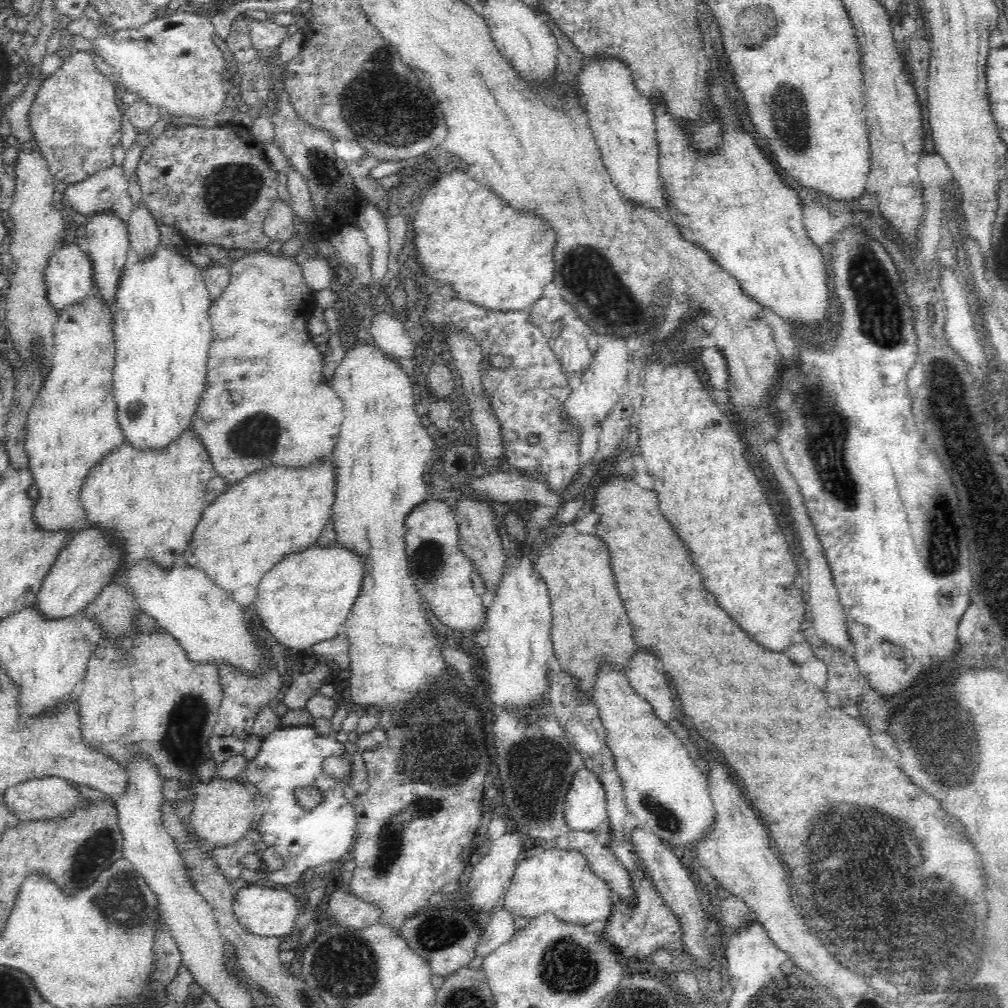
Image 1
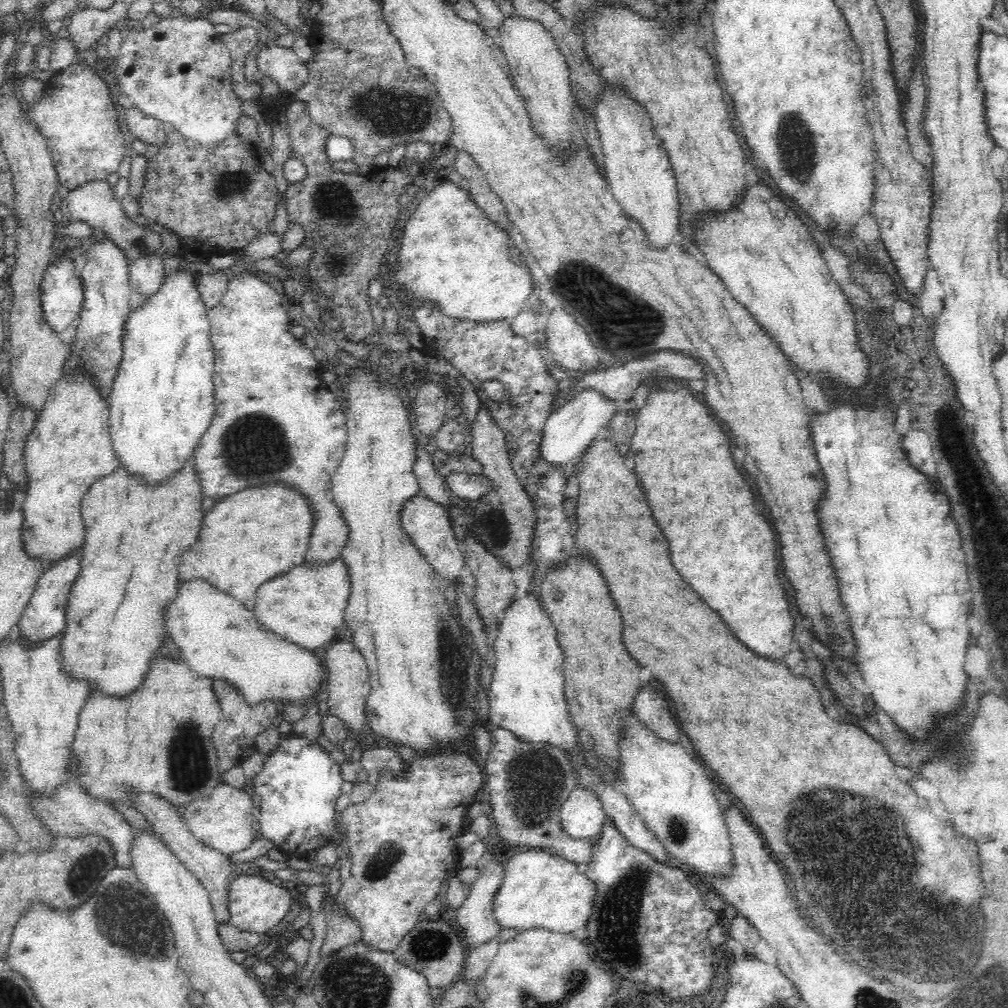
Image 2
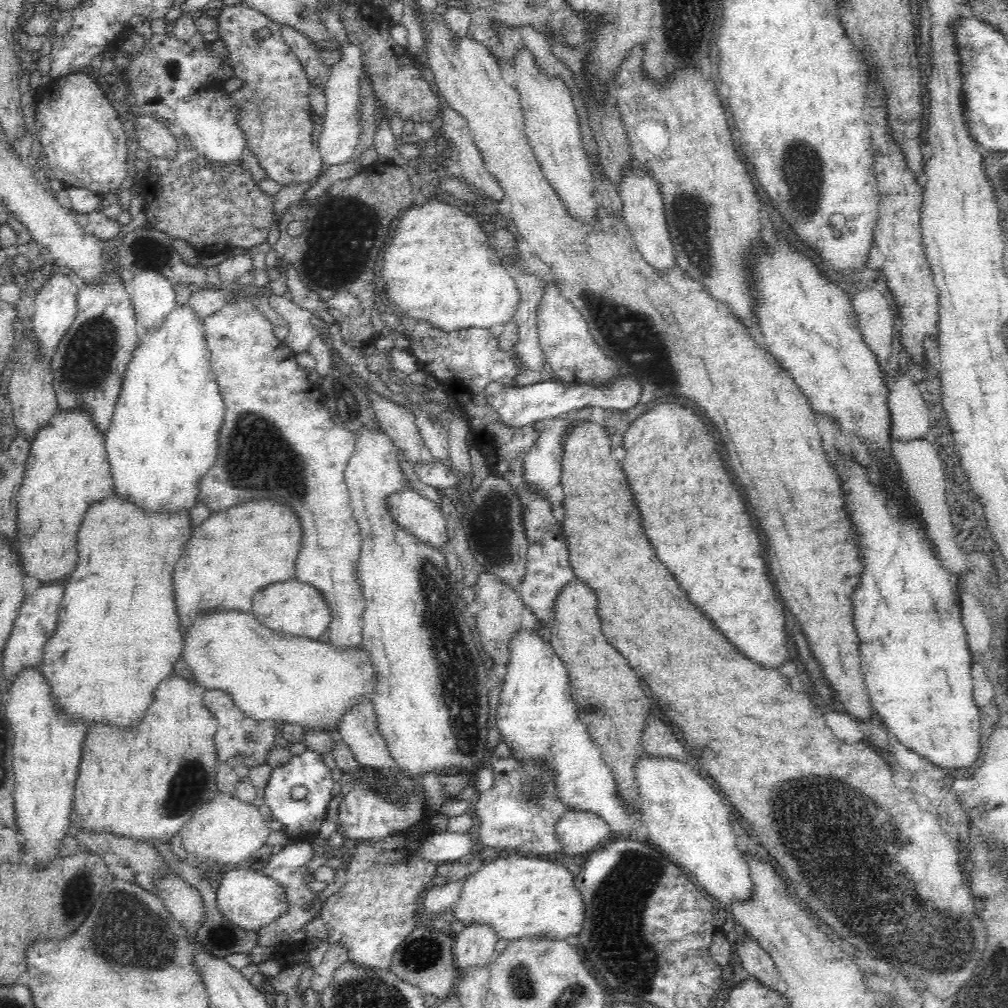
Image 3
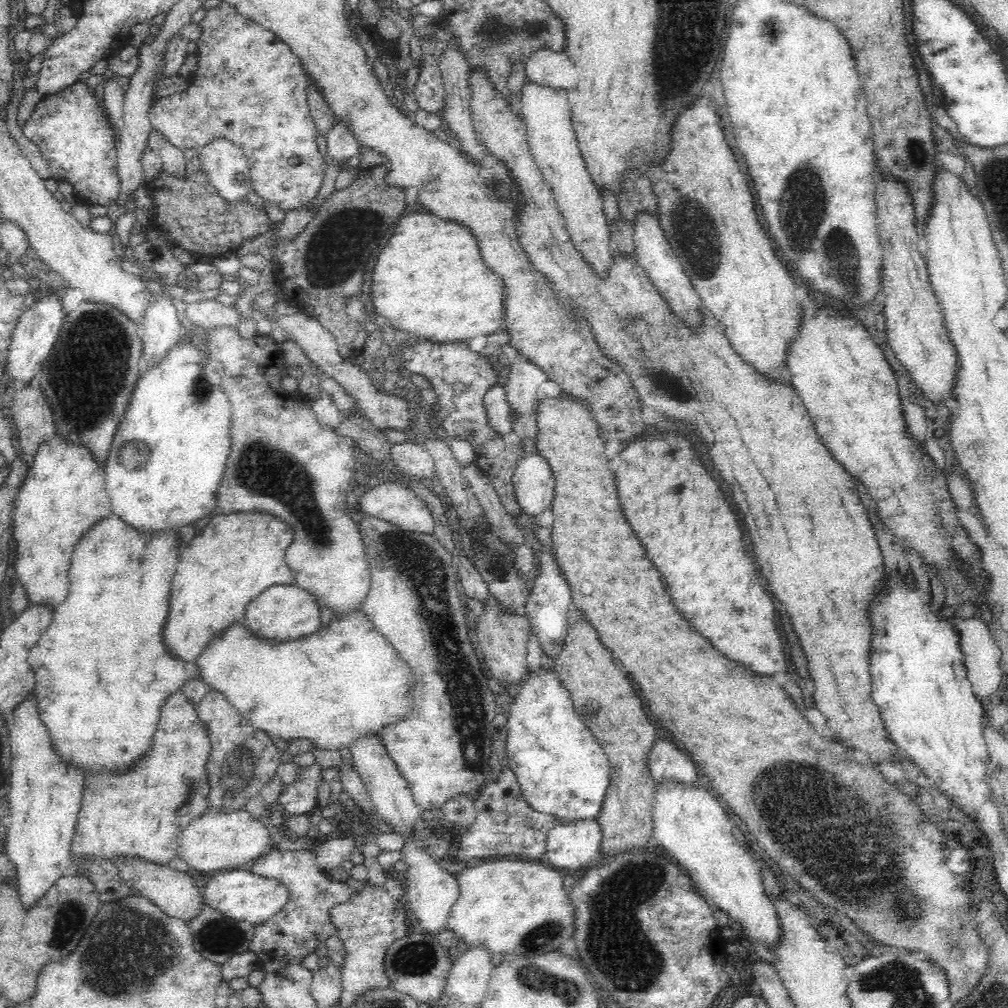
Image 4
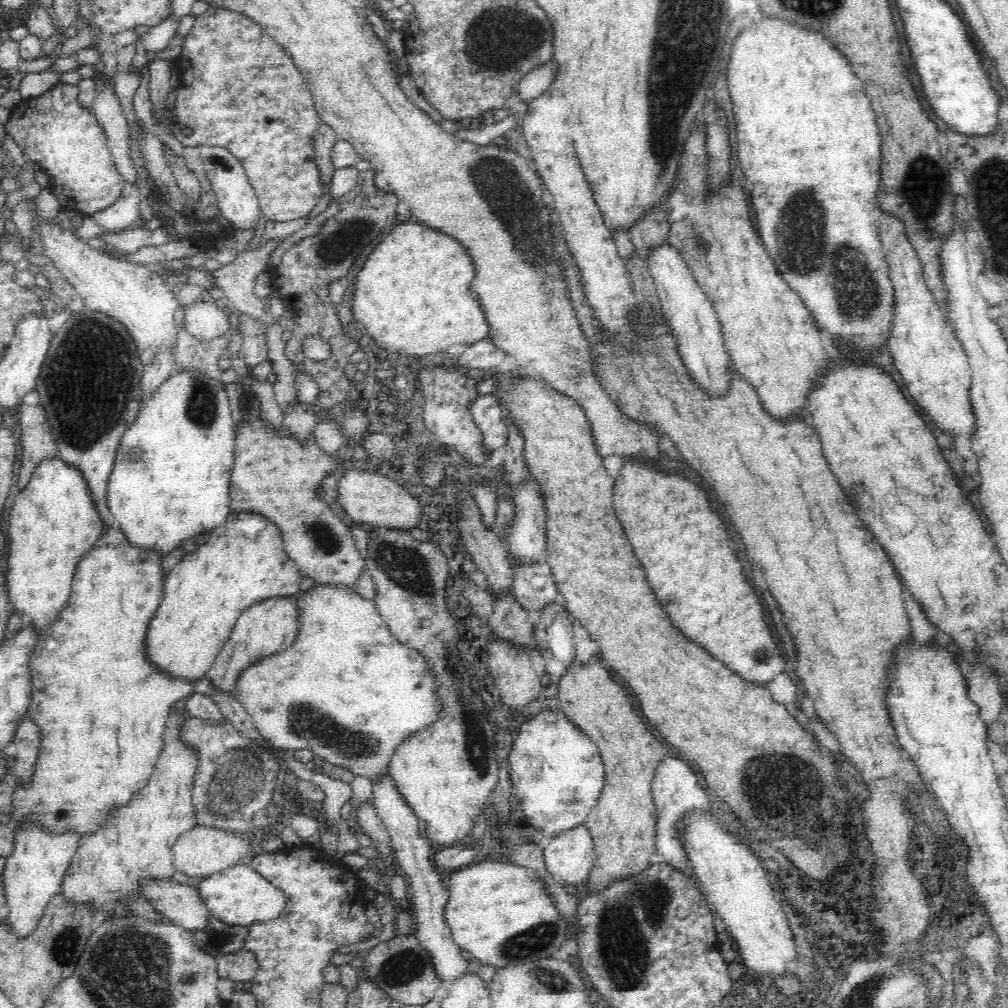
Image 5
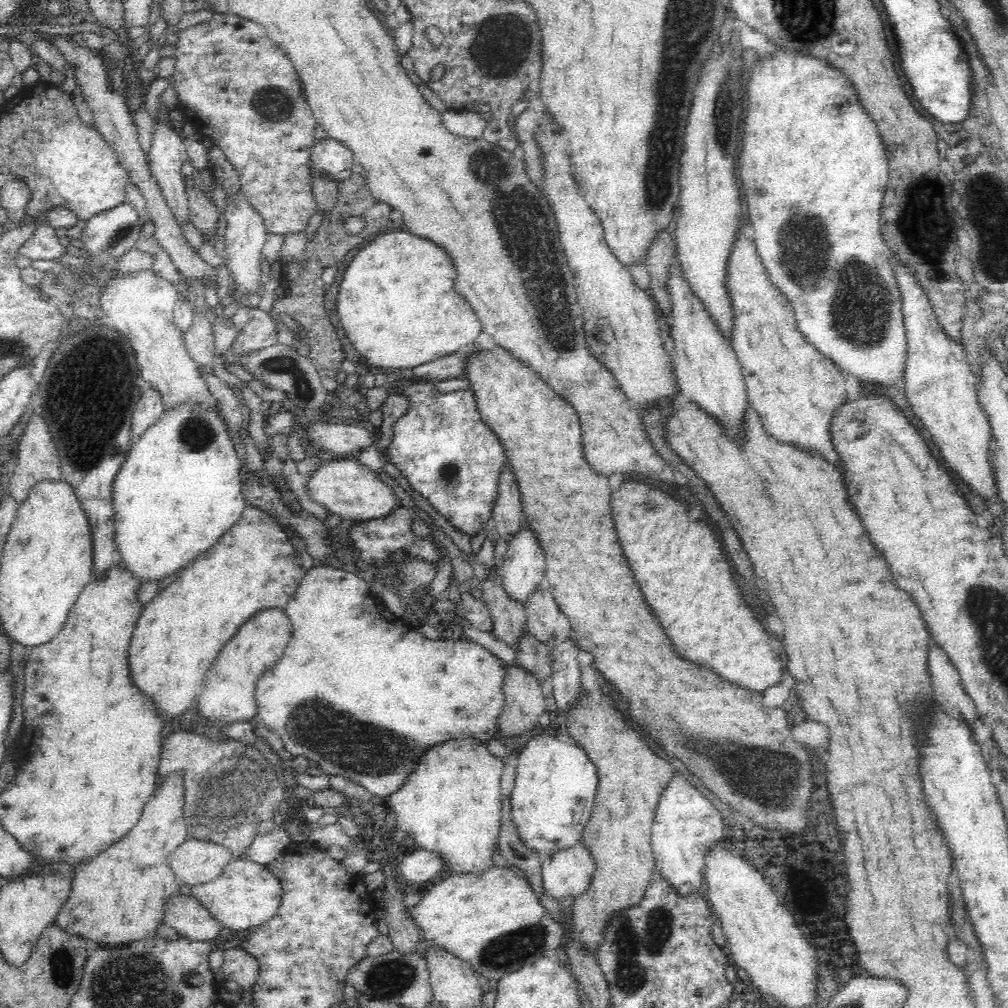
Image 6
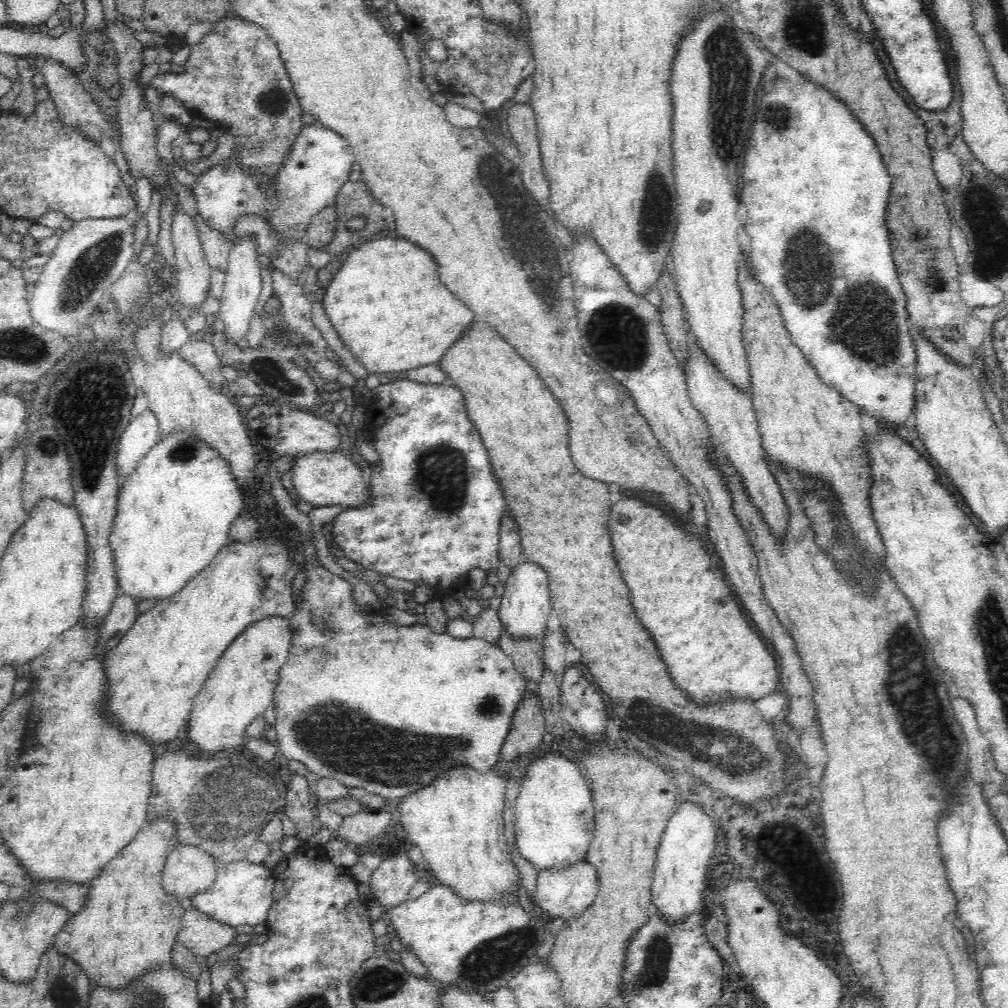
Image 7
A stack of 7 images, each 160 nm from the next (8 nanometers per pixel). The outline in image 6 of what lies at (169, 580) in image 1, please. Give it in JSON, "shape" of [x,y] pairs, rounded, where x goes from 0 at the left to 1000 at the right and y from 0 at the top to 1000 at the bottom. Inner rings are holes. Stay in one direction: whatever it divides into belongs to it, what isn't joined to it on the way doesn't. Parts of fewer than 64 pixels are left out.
{"shape":[[[310,562],[303,567],[300,579],[292,587],[283,601],[284,609],[291,621],[288,637],[285,639],[279,654],[262,666],[253,679],[251,693],[254,699],[254,714],[264,718],[268,726],[272,726],[280,733],[281,742],[286,752],[300,749],[306,754],[312,754],[317,760],[318,768],[335,768],[355,776],[370,793],[382,795],[403,772],[408,760],[418,749],[418,746],[435,735],[444,734],[446,731],[461,731],[470,729],[480,735],[494,731],[494,709],[497,705],[499,690],[496,678],[499,672],[499,657],[486,649],[479,641],[468,635],[444,635],[444,633],[431,633],[423,635],[421,631],[404,625],[400,616],[368,591],[364,585],[365,579],[355,573],[348,564],[328,562]]]}

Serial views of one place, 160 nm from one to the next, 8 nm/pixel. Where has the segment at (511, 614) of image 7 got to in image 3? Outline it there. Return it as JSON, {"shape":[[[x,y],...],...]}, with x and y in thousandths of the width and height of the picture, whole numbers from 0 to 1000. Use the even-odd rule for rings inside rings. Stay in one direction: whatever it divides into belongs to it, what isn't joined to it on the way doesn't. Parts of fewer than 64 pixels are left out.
{"shape":[[[577,404],[570,408],[565,408],[560,415],[552,414],[552,417],[548,417],[548,421],[541,427],[536,429],[534,436],[529,440],[529,444],[526,444],[521,457],[521,474],[522,477],[530,481],[534,485],[540,485],[545,488],[546,494],[548,494],[548,506],[550,506],[550,514],[558,519],[558,514],[562,511],[561,506],[561,491],[558,484],[558,458],[561,450],[561,439],[564,435],[564,432],[571,426],[574,421],[580,420],[581,417],[585,417],[587,413],[587,407],[589,404]]]}

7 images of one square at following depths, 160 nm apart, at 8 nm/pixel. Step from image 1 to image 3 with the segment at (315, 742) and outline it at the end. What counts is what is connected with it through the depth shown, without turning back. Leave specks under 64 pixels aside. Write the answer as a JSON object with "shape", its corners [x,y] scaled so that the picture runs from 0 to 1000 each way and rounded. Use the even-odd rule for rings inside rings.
{"shape":[[[304,743],[296,750],[288,749],[281,757],[270,761],[266,776],[262,783],[261,796],[266,800],[270,814],[278,815],[282,827],[294,837],[308,835],[315,830],[317,819],[323,814],[323,802],[329,794],[329,765],[321,758],[319,749],[313,745]],[[294,780],[304,782],[304,790],[299,794],[290,792],[290,784]]]}

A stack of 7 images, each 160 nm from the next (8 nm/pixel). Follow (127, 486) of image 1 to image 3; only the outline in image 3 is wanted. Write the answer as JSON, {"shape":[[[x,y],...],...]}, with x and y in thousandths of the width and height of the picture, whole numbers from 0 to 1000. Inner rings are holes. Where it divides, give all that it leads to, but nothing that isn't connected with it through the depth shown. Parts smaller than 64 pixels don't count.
{"shape":[[[116,488],[89,500],[76,530],[79,556],[68,571],[57,623],[46,637],[40,660],[52,679],[54,694],[67,709],[81,712],[86,720],[99,716],[115,716],[121,721],[137,718],[151,694],[155,679],[171,669],[172,659],[182,644],[172,572],[190,526],[192,522],[185,504],[175,508],[146,508]]]}

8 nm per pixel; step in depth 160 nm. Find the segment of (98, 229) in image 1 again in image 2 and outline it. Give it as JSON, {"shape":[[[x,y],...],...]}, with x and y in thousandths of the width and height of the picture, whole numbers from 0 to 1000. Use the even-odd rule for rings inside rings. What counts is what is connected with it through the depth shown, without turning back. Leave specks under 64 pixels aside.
{"shape":[[[109,235],[103,236],[103,238],[87,239],[86,241],[91,241],[91,243],[83,243],[84,250],[82,254],[84,254],[85,259],[80,270],[83,298],[75,319],[75,331],[72,334],[72,340],[68,343],[71,349],[68,349],[64,356],[63,365],[64,365],[64,369],[69,369],[71,364],[88,365],[88,369],[92,369],[96,373],[96,381],[101,386],[101,392],[107,395],[117,362],[121,357],[122,323],[129,301],[132,300],[132,291],[128,287],[128,260],[125,257],[123,247],[117,245]]]}

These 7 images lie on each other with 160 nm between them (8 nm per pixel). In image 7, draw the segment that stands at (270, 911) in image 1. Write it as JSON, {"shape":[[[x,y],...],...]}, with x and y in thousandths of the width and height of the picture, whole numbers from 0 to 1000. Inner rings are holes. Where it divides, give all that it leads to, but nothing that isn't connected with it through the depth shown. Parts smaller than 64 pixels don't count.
{"shape":[[[246,852],[216,858],[214,871],[208,881],[195,885],[188,891],[189,897],[211,913],[232,922],[238,918],[255,920],[264,916],[266,904],[272,895],[272,871],[271,863],[258,857],[250,857]]]}

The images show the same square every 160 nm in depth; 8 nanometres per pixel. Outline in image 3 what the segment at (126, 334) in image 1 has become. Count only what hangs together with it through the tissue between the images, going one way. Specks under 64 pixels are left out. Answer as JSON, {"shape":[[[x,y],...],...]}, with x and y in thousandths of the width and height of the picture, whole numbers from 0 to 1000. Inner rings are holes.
{"shape":[[[174,302],[156,322],[138,327],[135,343],[125,360],[112,414],[104,431],[104,446],[116,490],[146,508],[190,506],[197,495],[195,478],[208,466],[216,450],[216,429],[223,414],[223,401],[210,369],[201,323],[201,316],[188,302]]]}

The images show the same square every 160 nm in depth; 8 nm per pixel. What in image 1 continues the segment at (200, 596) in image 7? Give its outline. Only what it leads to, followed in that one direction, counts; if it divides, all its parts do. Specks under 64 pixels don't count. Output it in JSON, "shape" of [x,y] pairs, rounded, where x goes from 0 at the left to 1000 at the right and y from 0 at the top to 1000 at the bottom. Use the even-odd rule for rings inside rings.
{"shape":[[[325,452],[313,453],[302,464],[264,462],[246,470],[201,506],[179,557],[200,565],[238,601],[250,601],[260,571],[282,550],[299,547],[317,534],[328,516],[334,471]]]}

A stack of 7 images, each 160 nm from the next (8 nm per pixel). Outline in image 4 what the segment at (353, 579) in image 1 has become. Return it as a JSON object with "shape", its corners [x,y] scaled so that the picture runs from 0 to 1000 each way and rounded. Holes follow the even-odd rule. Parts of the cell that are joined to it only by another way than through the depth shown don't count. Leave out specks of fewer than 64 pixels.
{"shape":[[[272,580],[263,583],[246,599],[242,619],[264,634],[287,636],[308,631],[318,623],[317,601],[314,593],[304,584],[290,580]]]}

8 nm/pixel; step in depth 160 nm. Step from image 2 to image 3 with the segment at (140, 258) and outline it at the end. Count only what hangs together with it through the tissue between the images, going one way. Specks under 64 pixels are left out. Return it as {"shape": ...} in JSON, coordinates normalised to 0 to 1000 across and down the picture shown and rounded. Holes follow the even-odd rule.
{"shape":[[[153,268],[134,272],[127,283],[138,326],[153,324],[175,302],[171,281]]]}

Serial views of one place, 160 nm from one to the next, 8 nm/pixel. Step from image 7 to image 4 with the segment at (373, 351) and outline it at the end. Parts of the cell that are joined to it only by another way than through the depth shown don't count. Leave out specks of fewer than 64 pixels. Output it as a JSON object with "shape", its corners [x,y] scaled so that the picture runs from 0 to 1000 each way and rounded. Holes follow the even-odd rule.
{"shape":[[[399,212],[375,262],[369,270],[369,308],[387,319],[392,327],[428,338],[453,338],[484,333],[502,319],[502,283],[498,273],[482,268],[472,234],[456,219],[433,212]]]}

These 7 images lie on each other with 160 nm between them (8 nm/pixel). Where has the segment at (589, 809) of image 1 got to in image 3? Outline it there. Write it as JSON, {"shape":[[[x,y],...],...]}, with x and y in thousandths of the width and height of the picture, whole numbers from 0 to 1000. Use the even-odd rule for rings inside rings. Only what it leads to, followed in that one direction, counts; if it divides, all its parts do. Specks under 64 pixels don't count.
{"shape":[[[563,802],[552,817],[554,832],[558,834],[558,847],[574,849],[589,843],[607,830],[602,815],[589,806]]]}

